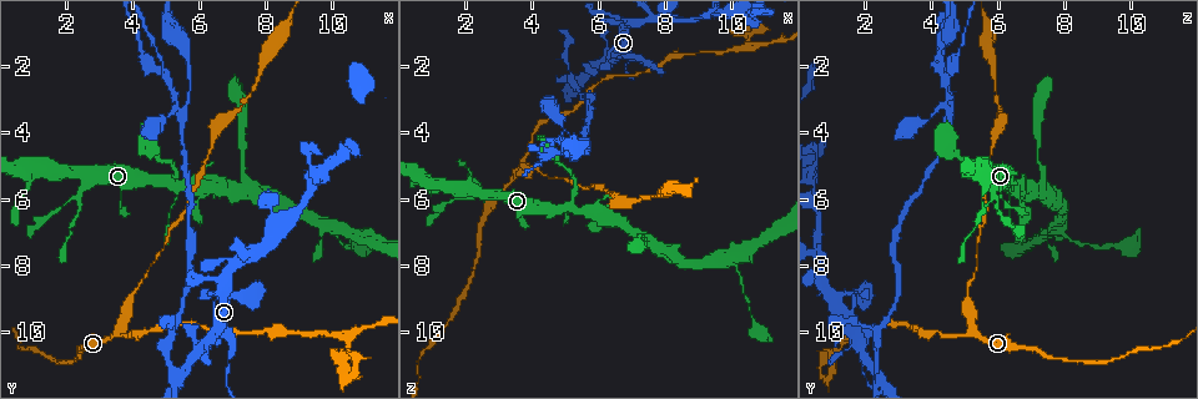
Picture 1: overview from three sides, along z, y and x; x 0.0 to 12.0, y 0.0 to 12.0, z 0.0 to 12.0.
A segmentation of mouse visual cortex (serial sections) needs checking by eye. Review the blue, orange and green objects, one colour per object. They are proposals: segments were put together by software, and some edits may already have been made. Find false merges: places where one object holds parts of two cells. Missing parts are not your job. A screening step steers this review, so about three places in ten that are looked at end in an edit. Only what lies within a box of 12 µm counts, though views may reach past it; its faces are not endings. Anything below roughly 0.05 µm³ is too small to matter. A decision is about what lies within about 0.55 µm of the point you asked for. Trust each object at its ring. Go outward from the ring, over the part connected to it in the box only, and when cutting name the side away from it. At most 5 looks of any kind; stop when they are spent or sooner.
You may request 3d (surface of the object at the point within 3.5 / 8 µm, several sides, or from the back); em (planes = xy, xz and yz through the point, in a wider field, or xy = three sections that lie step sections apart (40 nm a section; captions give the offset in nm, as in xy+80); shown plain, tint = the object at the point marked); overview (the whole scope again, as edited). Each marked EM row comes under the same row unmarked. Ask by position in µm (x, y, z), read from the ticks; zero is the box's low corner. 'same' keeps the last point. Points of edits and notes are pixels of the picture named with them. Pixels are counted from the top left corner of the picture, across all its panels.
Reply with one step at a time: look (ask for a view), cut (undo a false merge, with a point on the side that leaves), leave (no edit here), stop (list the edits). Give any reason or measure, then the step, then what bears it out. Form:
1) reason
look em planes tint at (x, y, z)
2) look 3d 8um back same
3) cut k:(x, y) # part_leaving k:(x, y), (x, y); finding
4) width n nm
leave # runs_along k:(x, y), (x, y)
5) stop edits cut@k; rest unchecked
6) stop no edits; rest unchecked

look 3d 8um at (3.6, 10.0, 5.2)

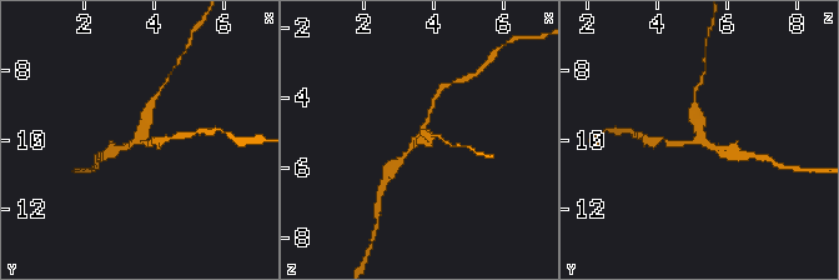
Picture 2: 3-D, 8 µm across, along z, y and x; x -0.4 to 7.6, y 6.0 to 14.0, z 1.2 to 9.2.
look 3d 3.5um at (3.5, 9.9, 5.3)

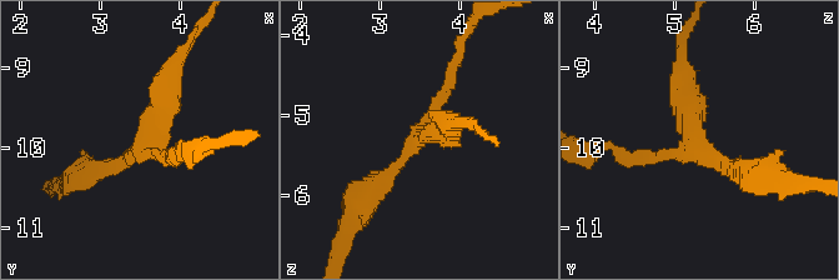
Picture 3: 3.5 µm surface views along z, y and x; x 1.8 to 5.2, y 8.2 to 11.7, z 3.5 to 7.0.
arms 3
leave # runs_along 3:(88, 171), (154, 133), (172, 71); all the same cell

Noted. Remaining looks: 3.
thin neck
look em planes tint at (6.9, 10.7, 1.8)

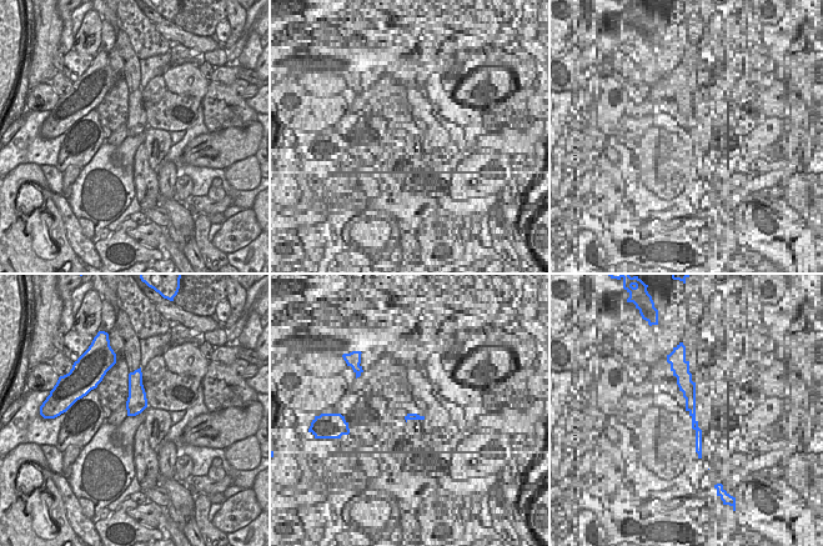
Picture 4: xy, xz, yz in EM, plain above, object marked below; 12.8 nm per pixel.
see where the arms go
look 3d 3.5um same

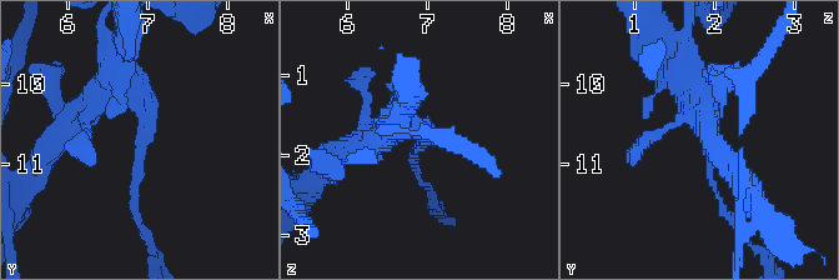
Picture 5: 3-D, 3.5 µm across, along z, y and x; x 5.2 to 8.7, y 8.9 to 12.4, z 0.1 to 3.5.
arm_widths 100, 250 nm
leave # runs_along 5:(684, 69), (709, 176), (735, 223); all the same cell

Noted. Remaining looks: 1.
stop no edits; rest unchecked

